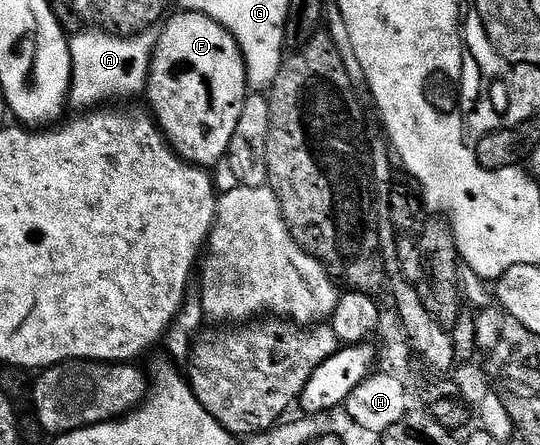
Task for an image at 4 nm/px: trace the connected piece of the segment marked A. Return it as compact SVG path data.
M97 29L75 32L69 38L72 69L69 104L77 109L92 109L113 102L112 99L143 94L158 38L159 34L152 29L129 35Z

